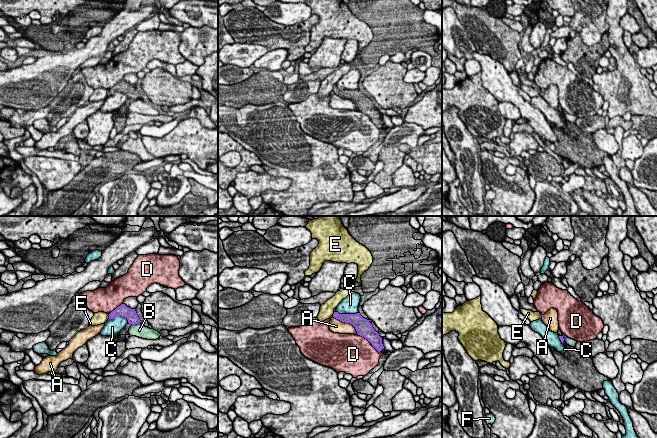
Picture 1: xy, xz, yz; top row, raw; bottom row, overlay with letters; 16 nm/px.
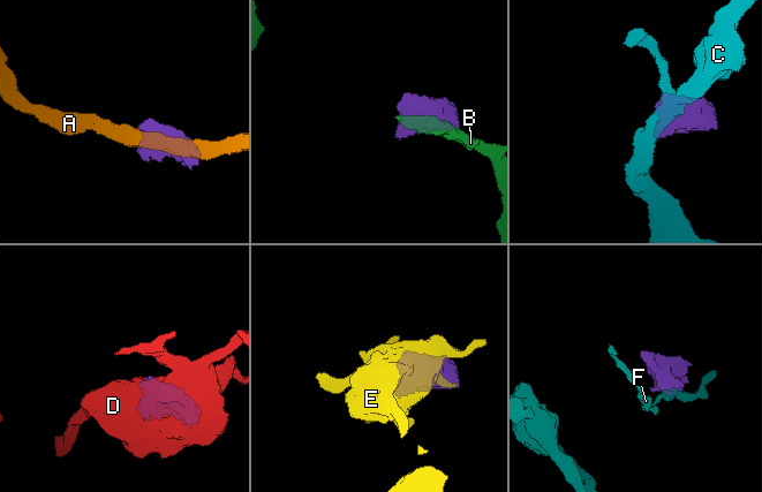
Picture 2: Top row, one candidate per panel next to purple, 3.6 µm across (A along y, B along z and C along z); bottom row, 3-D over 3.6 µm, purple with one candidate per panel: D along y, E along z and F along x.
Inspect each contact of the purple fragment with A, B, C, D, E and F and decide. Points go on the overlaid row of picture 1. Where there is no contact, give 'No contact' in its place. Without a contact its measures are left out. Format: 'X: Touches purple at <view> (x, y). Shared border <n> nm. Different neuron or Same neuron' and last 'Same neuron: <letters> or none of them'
A: Touches purple at xz (347, 322). Shared border 500 nm. Different neuron
B: Touches purple at xy (136, 323). Shared border 150 nm. Different neuron
C: Touches purple at xy (119, 315). Shared border 320 nm. Different neuron
D: Touches purple at xz (369, 341). Shared border 460 nm. Different neuron
E: Touches purple at xy (108, 315). Shared border 80 nm. Different neuron
F: Touches purple at yz (563, 338). Shared border 100 nm. Different neuron
Same neuron: none of them

